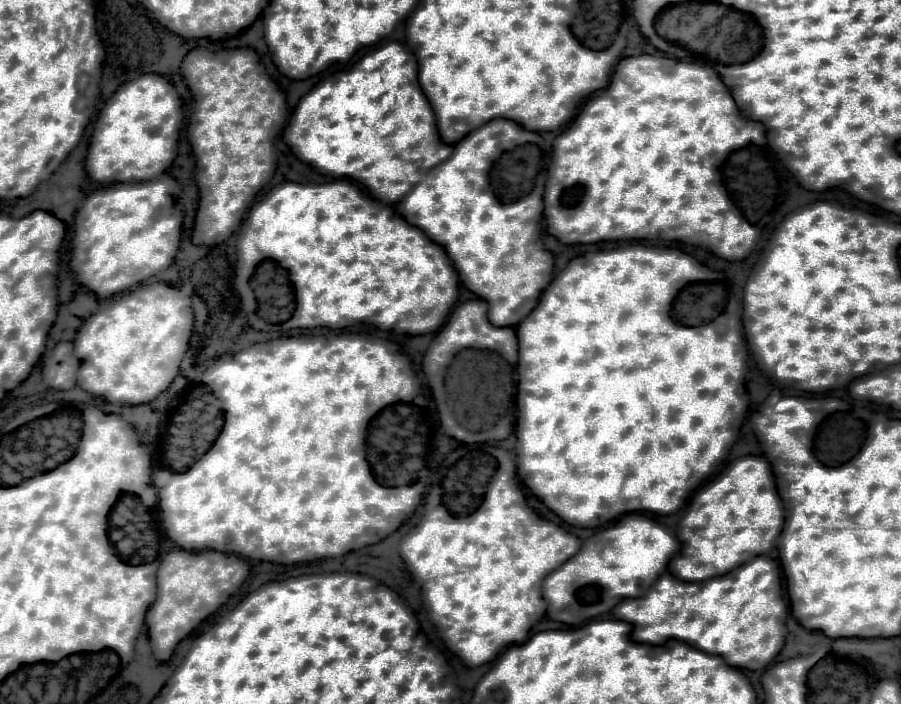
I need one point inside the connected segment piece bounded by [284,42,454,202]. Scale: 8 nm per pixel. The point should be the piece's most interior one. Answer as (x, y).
(372, 124)

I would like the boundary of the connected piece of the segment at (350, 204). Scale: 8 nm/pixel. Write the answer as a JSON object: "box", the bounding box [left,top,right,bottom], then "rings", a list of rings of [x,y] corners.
{"box":[238,178,460,334],"rings":[[[344,178],[324,184],[284,182],[272,189],[250,208],[246,226],[242,224],[240,230],[238,254],[240,270],[244,270],[244,274],[256,268],[252,288],[260,306],[258,314],[272,324],[285,322],[281,325],[271,324],[271,330],[264,332],[289,332],[292,328],[318,326],[346,328],[356,322],[372,322],[392,332],[428,334],[438,331],[444,325],[460,288],[458,272],[440,244],[432,242],[420,228],[410,226],[396,208],[380,206],[376,200],[368,198],[360,188]]]}

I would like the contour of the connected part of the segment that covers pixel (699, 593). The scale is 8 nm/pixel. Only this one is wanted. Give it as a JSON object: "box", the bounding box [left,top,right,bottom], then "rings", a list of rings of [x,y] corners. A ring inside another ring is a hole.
{"box":[612,556,788,670],"rings":[[[758,556],[756,560],[752,560],[750,564],[744,564],[724,576],[716,576],[716,578],[710,578],[710,580],[704,580],[704,582],[682,582],[678,578],[674,578],[674,574],[670,572],[664,572],[648,590],[648,596],[640,596],[640,598],[630,598],[628,602],[620,602],[620,606],[616,606],[616,610],[612,610],[614,618],[618,620],[624,620],[624,622],[630,622],[634,626],[634,634],[632,638],[636,642],[646,642],[646,644],[664,644],[666,640],[680,640],[684,644],[690,644],[694,648],[702,650],[702,652],[708,652],[708,654],[716,654],[716,656],[722,656],[730,666],[736,666],[736,668],[746,668],[746,670],[764,670],[778,654],[780,650],[784,648],[784,624],[786,618],[788,618],[788,598],[784,594],[784,578],[782,578],[782,568],[780,568],[780,562],[774,560],[774,558],[768,558],[768,556]]]}

